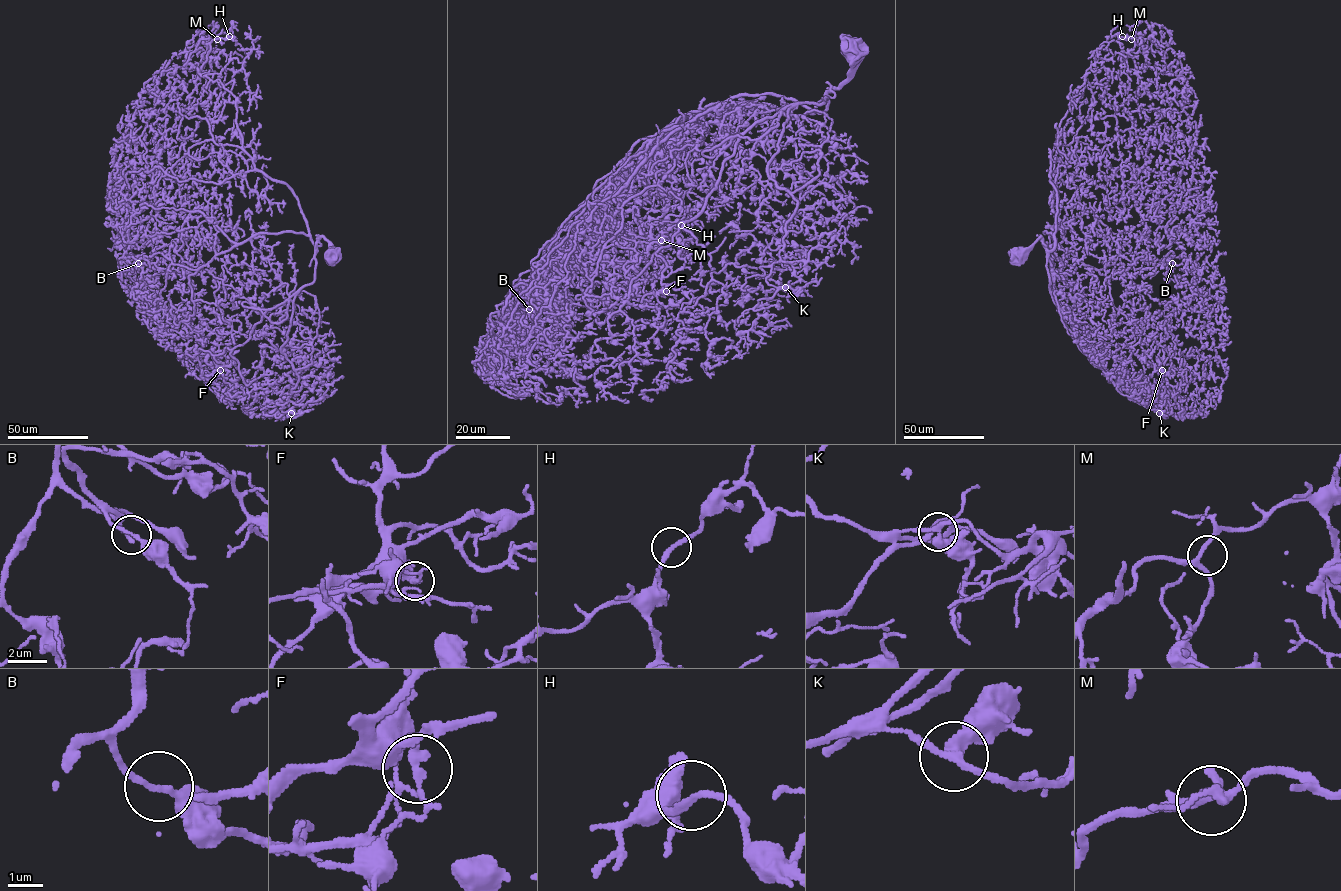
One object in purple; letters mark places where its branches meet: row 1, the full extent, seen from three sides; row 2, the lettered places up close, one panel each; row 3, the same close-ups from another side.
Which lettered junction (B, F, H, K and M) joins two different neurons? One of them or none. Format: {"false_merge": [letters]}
{"false_merge": ["F"]}

